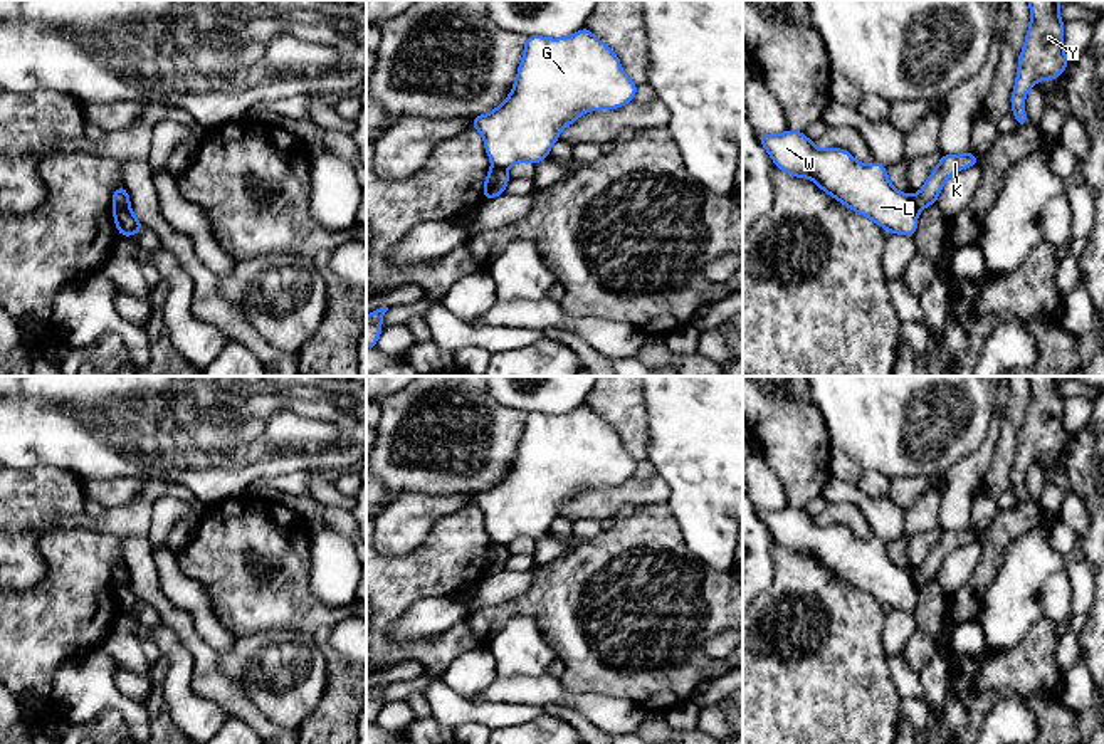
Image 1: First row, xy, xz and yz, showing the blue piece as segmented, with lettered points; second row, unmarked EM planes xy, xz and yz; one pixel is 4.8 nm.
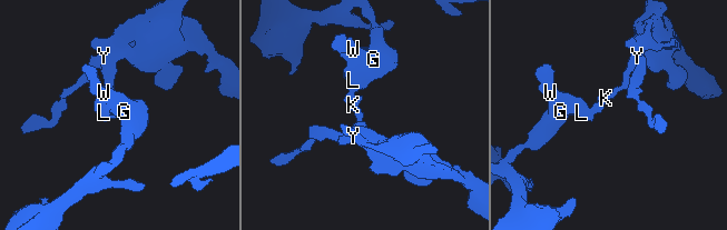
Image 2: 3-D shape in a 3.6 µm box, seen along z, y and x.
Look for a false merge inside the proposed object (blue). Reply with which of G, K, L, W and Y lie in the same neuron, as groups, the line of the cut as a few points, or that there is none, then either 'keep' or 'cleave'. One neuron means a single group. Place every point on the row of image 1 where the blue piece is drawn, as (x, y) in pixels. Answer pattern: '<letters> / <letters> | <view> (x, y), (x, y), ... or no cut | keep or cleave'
G L W / K Y | xy (128, 205), (115, 209) | cleave

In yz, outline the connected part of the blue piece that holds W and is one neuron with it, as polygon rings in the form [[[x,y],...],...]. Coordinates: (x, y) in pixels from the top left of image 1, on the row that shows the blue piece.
[[[805,133],[758,134],[776,168],[808,178],[850,210],[889,233],[914,237],[917,212],[907,193],[896,190],[879,161],[859,163],[840,148],[818,149]]]

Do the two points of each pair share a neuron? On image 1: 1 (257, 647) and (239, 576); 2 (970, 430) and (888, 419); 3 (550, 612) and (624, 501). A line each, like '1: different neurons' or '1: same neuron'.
1: different neurons
2: same neuron
3: different neurons

